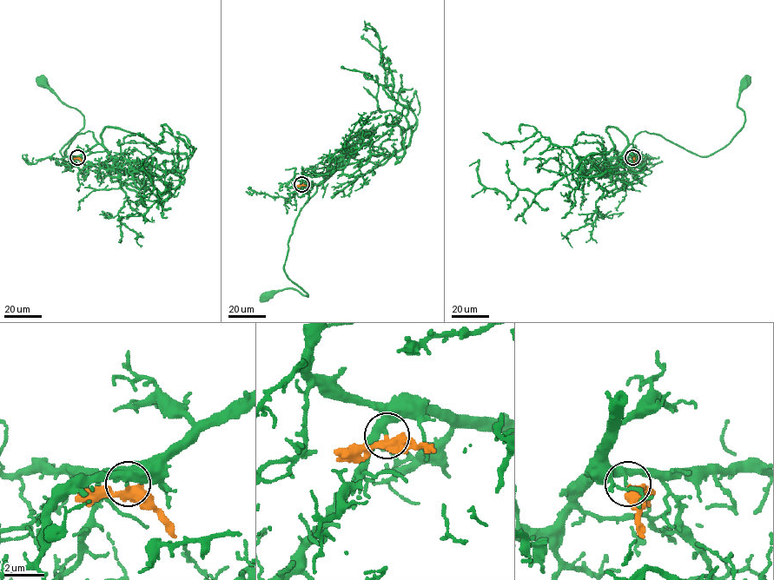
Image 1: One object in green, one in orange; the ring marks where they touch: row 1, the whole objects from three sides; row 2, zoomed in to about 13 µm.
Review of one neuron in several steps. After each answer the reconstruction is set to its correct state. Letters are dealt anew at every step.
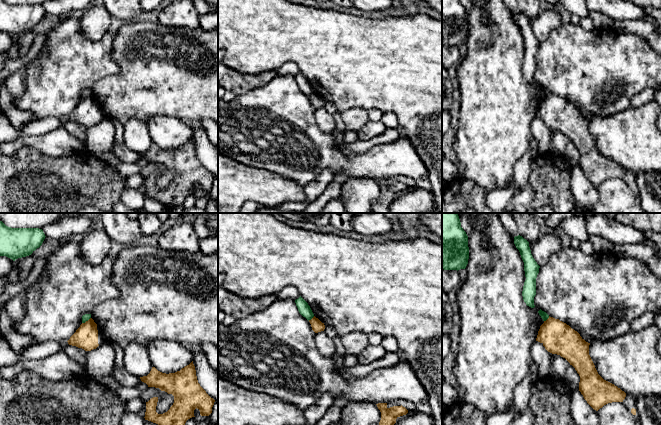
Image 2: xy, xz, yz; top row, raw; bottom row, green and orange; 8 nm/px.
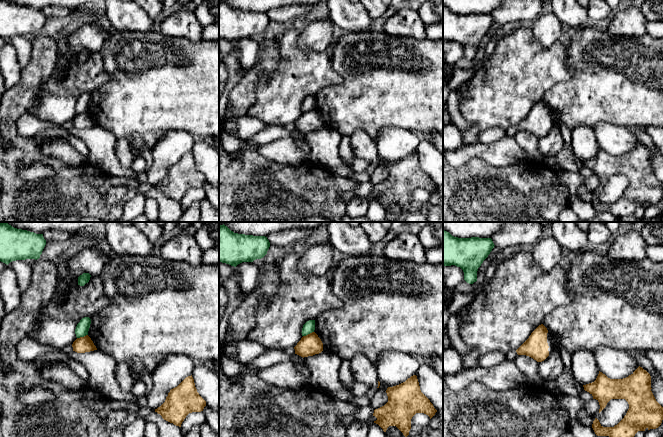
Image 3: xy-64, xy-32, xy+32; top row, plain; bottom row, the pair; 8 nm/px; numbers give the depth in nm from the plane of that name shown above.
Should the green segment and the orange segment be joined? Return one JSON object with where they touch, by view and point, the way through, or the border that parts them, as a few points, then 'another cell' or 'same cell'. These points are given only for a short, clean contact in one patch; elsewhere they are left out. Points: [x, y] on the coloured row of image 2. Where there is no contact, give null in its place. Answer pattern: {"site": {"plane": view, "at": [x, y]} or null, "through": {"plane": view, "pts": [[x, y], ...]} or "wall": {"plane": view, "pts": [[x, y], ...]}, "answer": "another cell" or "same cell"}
{"site": {"plane": "xy", "at": [86, 320]}, "wall": {"plane": "xy", "pts": [[90, 317], [82, 323]]}, "answer": "another cell"}

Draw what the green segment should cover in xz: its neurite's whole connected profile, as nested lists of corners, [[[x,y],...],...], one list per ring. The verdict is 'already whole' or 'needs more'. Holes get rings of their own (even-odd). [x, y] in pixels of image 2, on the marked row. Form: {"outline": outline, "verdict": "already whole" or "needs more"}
{"outline": [[[300,296],[295,300],[296,306],[298,308],[299,313],[305,317],[308,321],[314,317],[314,314],[308,305],[308,303]]], "verdict": "already whole"}

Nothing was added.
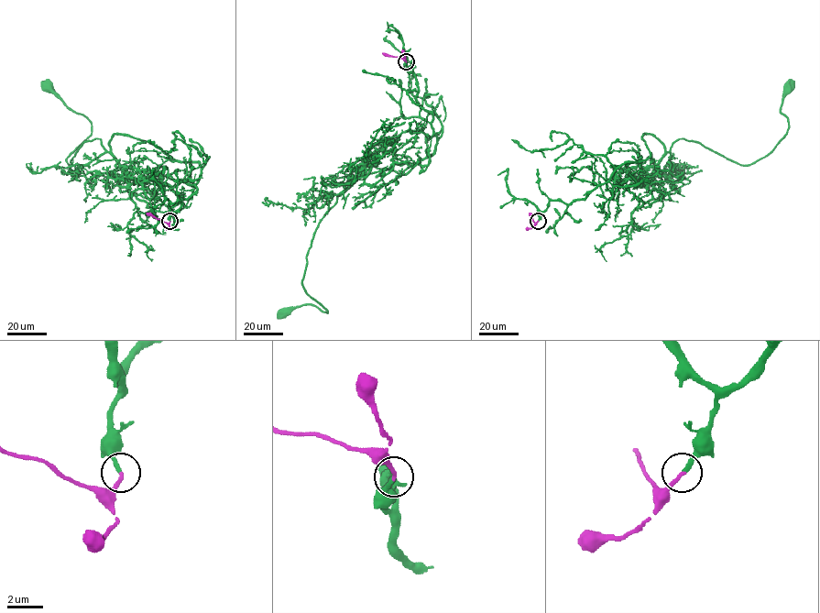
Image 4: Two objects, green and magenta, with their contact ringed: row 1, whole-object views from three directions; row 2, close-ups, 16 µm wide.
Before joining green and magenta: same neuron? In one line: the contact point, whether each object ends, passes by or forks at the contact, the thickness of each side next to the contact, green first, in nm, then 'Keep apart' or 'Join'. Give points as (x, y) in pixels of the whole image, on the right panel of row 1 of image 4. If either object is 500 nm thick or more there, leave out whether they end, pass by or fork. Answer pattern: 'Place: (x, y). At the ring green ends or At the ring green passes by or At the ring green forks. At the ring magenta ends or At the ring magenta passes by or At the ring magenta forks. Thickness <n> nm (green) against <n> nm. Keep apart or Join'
Place: (538, 221). At the ring green ends. At the ring magenta ends. Thickness 240 nm (green) against 200 nm. Join

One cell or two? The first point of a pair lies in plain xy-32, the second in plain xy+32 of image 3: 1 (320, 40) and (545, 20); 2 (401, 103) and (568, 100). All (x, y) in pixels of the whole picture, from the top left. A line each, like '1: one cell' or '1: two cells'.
1: one cell
2: one cell

